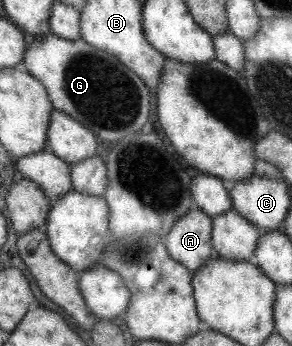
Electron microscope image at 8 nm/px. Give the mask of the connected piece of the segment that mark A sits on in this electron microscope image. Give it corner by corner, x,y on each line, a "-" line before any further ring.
189,209
162,238
169,257
190,273
195,273
214,256
212,218
201,210

